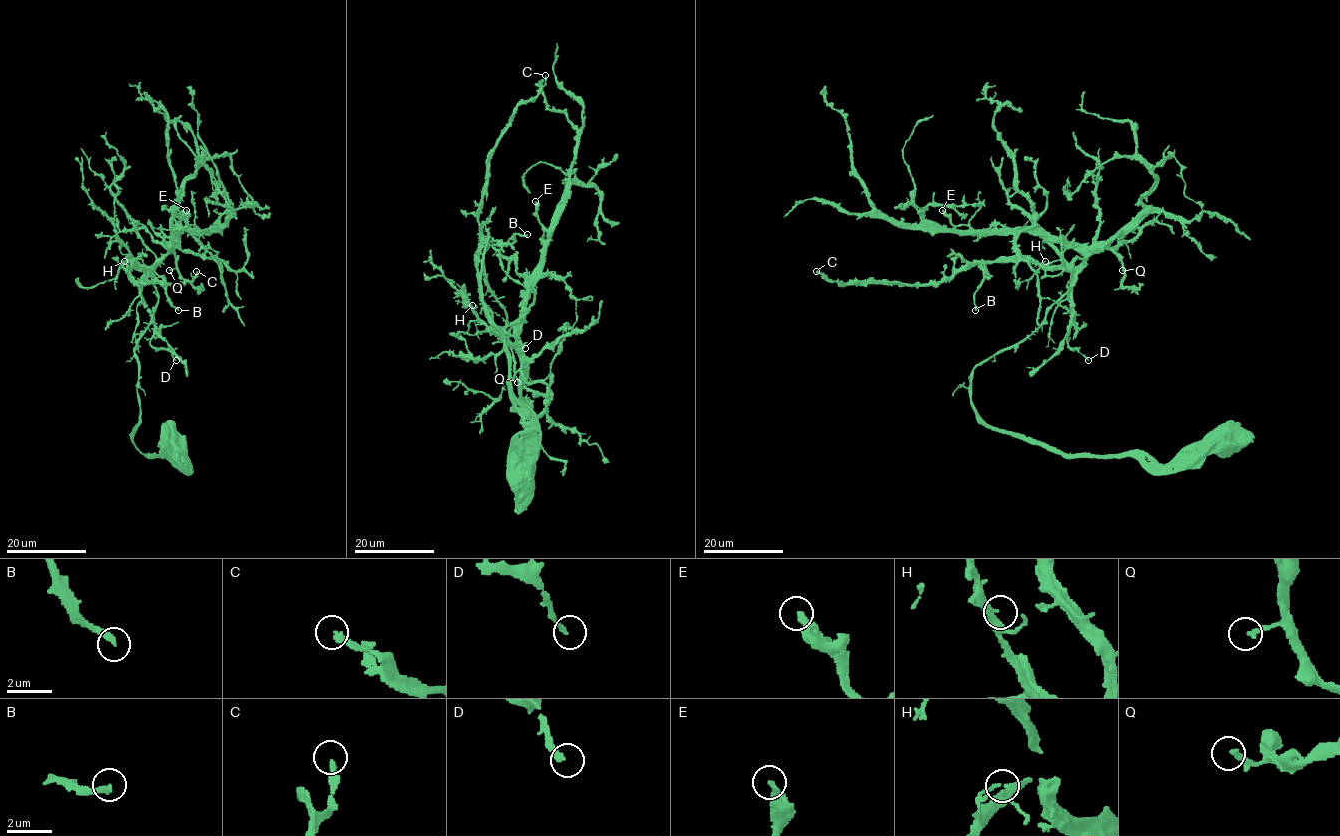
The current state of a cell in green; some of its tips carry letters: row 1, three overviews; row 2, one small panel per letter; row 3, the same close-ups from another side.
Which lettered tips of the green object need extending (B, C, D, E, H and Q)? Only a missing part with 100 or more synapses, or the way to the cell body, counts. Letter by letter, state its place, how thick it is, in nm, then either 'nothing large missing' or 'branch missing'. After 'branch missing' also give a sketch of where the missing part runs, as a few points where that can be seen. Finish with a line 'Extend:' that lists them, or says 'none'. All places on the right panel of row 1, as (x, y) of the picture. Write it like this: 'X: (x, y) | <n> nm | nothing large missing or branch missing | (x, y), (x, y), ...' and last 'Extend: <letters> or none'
B: (975, 310) | 240 nm | nothing large missing
C: (816, 271) | 200 nm | nothing large missing
D: (1088, 360) | 200 nm | nothing large missing
E: (942, 210) | 300 nm | nothing large missing
H: (1045, 261) | 100 nm | nothing large missing
Q: (1122, 270) | 160 nm | nothing large missing
Extend: none

